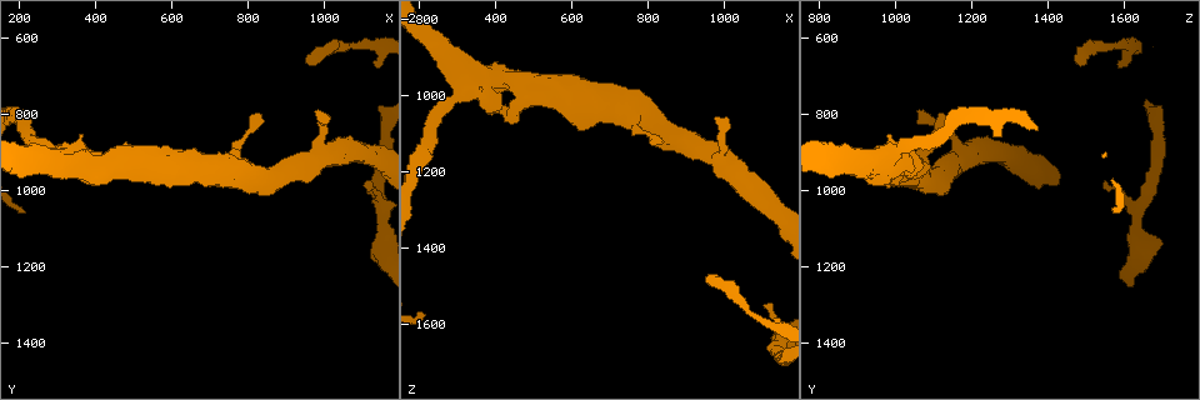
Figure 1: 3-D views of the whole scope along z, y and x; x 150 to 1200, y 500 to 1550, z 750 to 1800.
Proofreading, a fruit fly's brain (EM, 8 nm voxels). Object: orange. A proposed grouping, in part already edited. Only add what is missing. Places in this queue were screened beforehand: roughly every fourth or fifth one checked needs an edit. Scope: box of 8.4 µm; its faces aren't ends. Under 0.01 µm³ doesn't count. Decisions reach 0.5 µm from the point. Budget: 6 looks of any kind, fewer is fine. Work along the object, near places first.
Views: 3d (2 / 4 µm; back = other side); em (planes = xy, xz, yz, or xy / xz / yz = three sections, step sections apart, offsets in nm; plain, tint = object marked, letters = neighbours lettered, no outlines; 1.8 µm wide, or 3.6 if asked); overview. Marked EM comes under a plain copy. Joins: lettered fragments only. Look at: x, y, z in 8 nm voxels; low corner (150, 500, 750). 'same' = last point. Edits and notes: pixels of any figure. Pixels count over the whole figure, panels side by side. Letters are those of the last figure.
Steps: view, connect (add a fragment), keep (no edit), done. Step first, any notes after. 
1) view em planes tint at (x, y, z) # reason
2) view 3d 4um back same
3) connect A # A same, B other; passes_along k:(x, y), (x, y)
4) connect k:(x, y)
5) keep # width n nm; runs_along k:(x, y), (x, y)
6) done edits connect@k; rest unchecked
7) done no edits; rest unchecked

view 3d 2um at (835, 810, 1135) # branch stops here

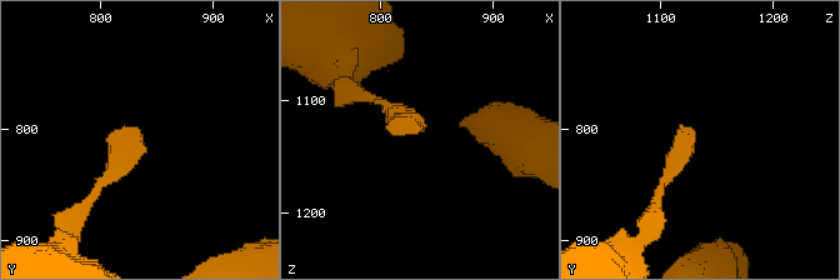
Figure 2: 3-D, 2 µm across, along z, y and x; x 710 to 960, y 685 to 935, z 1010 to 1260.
view em xy step 4 letters at (830, 804, 1132)

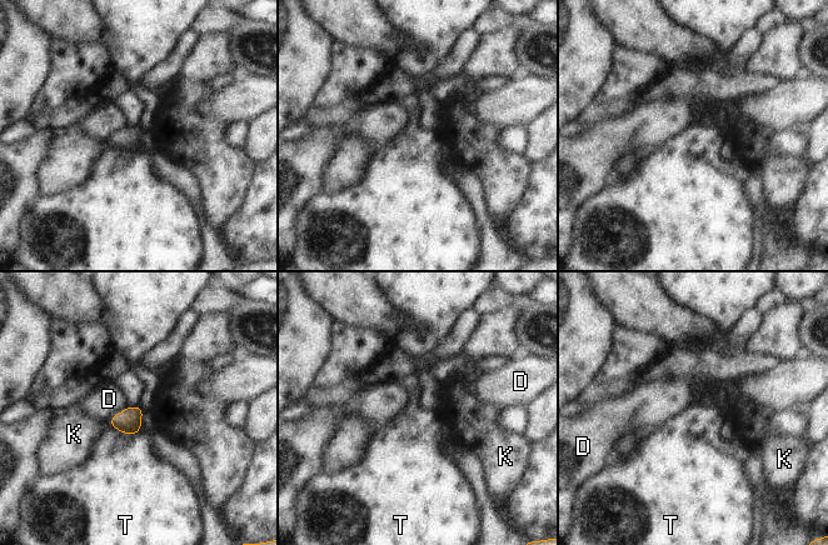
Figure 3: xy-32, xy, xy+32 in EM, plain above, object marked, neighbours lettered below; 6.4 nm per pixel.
view em planes letters same # another direction

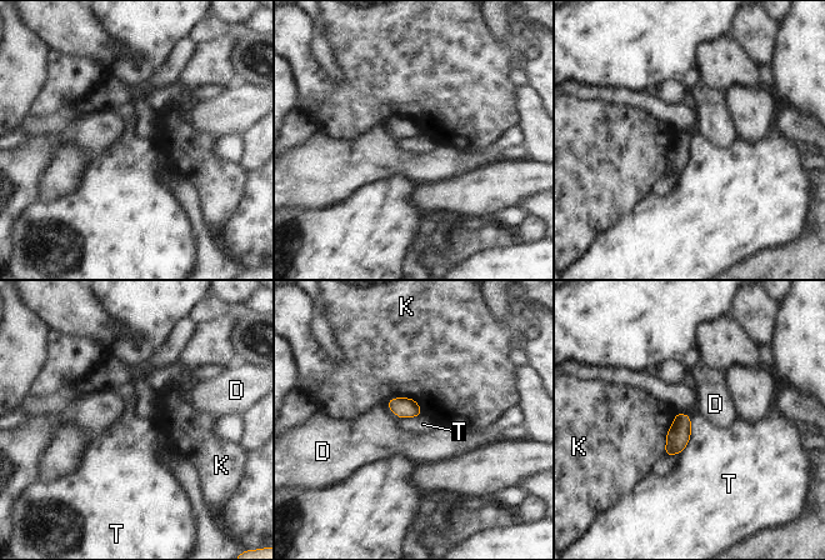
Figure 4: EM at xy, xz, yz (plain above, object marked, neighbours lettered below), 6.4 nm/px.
keep # D other, K other, T other; border 4:(691, 416), (691, 438), (680, 454); none of them fits

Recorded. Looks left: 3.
view em planes letters at (950, 665, 1475) # free end

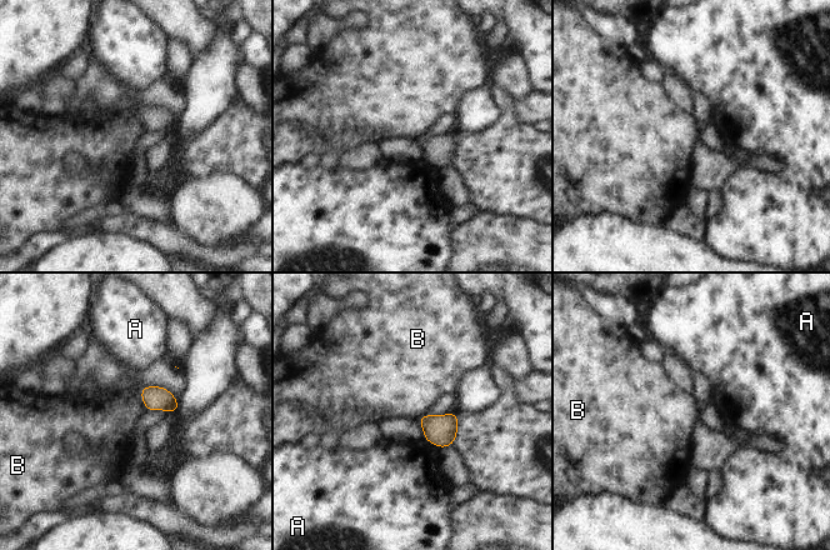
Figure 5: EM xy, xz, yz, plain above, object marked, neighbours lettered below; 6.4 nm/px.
keep # A other, B other; border 5:(139, 394), (149, 411); none of them fits

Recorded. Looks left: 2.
view em planes letters at (1120, 975, 1555) # an open end

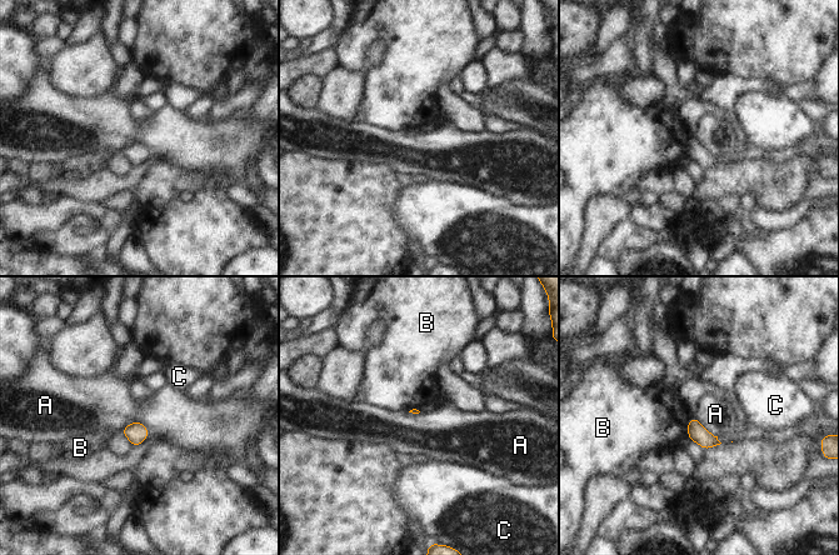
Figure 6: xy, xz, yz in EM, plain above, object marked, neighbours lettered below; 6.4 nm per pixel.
keep # A other, B other, C other; border 6:(149, 429), (131, 421), (120, 431); no lettered fragment goes on from it

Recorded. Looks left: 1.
done no edits; rest unchecked

